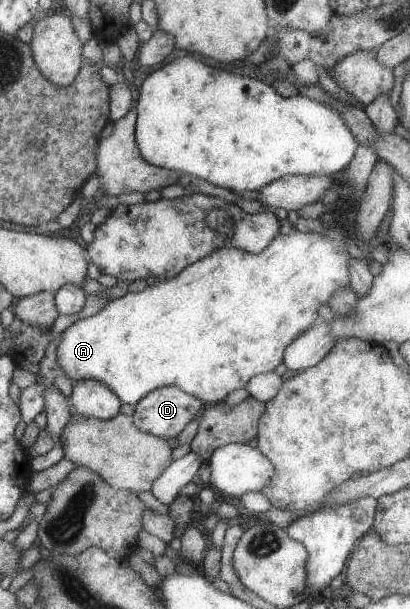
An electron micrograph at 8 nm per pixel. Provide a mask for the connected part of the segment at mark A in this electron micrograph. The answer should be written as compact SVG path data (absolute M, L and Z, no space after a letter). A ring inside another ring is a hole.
M335 218L335 221L331 225L322 223L322 226L323 233L300 233L292 229L287 235L277 235L263 251L259 251L255 255L253 253L245 253L243 249L237 249L237 247L217 249L209 257L205 257L205 259L201 259L201 261L194 265L183 269L173 279L156 280L153 285L145 287L141 291L126 291L123 297L109 300L105 307L97 314L76 321L60 335L61 343L59 343L59 349L57 349L59 367L63 369L63 373L67 375L67 379L71 379L73 383L89 381L89 379L105 383L107 387L111 387L115 391L115 395L121 399L123 404L133 404L136 406L155 389L169 385L175 385L190 395L201 397L207 406L222 403L229 393L233 393L237 389L244 389L245 383L251 377L261 373L273 372L273 369L282 362L284 351L292 344L293 339L299 337L305 329L309 329L316 320L320 319L317 315L317 309L326 305L327 301L331 299L331 295L337 289L350 285L347 267L349 267L351 257L347 255L345 237L339 233L341 223L339 223L339 219Z

